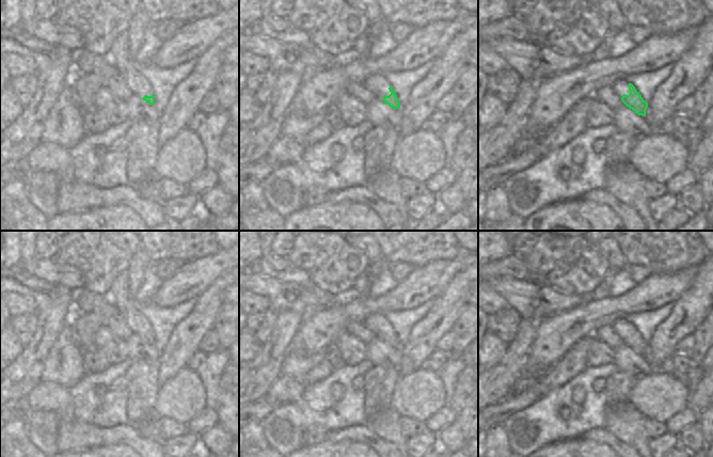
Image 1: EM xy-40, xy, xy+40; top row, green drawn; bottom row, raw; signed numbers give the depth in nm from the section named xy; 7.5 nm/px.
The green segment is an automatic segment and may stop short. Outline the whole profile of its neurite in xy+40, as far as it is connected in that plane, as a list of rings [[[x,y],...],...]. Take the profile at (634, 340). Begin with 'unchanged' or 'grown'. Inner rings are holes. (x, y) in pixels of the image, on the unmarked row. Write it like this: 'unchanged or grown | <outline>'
unchanged | [[[629,322],[629,330],[629,334],[622,334],[622,342],[638,354],[646,356],[648,342],[641,336],[639,331],[635,328],[635,326],[632,322]]]

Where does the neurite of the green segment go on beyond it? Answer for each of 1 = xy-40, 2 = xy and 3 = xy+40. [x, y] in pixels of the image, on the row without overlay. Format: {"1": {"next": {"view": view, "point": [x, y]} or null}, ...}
{"1": {"next": null}, "2": {"next": null}, "3": {"next": null}}

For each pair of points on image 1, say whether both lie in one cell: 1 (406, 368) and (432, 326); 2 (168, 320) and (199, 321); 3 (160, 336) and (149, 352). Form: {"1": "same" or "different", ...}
{"1": "same", "2": "different", "3": "different"}

